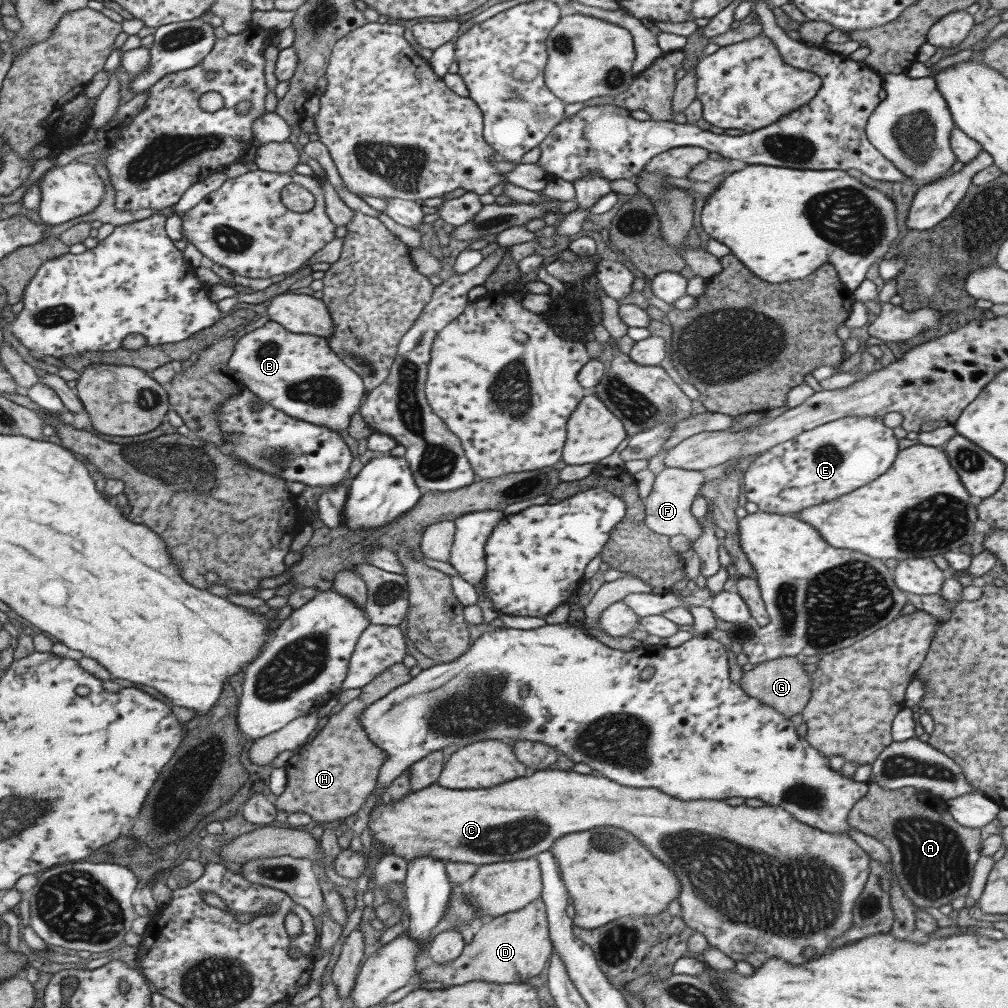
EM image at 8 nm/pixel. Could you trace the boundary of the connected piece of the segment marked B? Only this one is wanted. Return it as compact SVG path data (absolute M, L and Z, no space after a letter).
M272 321L236 339L227 366L258 400L291 418L329 430L345 430L363 398L361 377L343 364L326 339L294 334Z

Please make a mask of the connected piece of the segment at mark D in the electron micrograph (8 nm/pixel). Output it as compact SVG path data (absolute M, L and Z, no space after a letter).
M532 900L525 907L482 922L474 928L469 945L465 945L459 956L445 964L427 966L418 972L418 984L441 982L444 987L483 981L495 984L525 982L529 977L543 975L551 953L548 935L548 920L543 901Z

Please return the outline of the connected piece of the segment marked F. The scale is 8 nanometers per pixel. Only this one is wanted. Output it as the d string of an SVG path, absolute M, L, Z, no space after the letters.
M665 468L655 475L652 487L644 499L644 524L649 530L663 536L680 539L685 544L700 535L701 527L690 513L690 506L699 494L706 473L679 468Z

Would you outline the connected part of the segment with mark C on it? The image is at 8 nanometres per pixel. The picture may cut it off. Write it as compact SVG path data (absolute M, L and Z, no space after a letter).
M560 767L533 771L529 776L521 776L489 788L449 789L443 788L436 783L431 783L421 790L408 792L403 799L389 803L389 805L377 802L371 808L365 831L369 830L369 834L373 834L373 838L383 844L382 855L397 855L404 858L406 862L415 857L427 855L443 862L468 862L479 866L499 861L505 862L535 857L538 852L549 850L554 840L557 840L559 837L595 827L615 827L626 830L630 835L639 839L647 850L651 850L651 854L655 858L659 858L663 864L667 864L667 868L671 868L671 872L677 876L677 880L681 884L677 900L681 907L681 918L684 923L689 927L693 927L694 932L703 934L709 947L717 948L719 952L723 952L725 956L733 959L734 962L747 962L751 967L761 966L772 958L783 958L789 964L803 964L803 962L807 962L807 958L803 958L803 954L801 954L801 950L805 946L811 946L815 950L815 956L823 954L829 948L829 944L851 926L853 903L861 894L870 871L870 858L867 852L854 840L851 840L847 835L831 834L830 832L823 832L806 824L801 824L789 813L784 812L783 808L768 805L761 806L761 808L749 808L749 806L745 805L727 806L724 800L700 799L681 801L669 797L669 794L663 794L656 788L621 786L603 776L579 774L572 770L562 770Z

